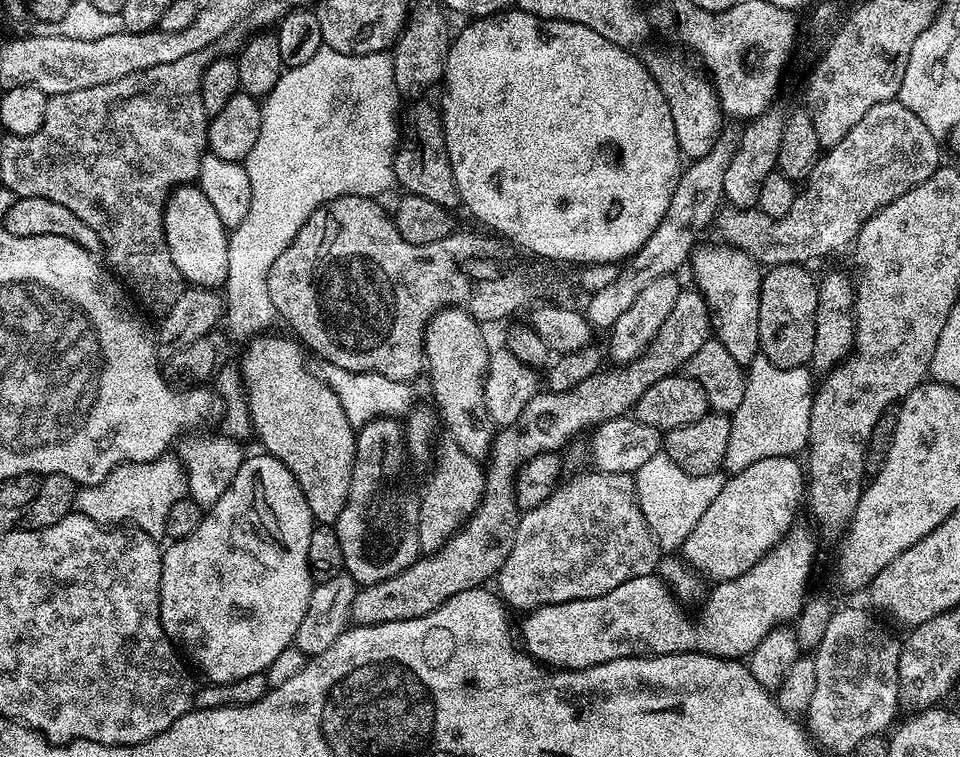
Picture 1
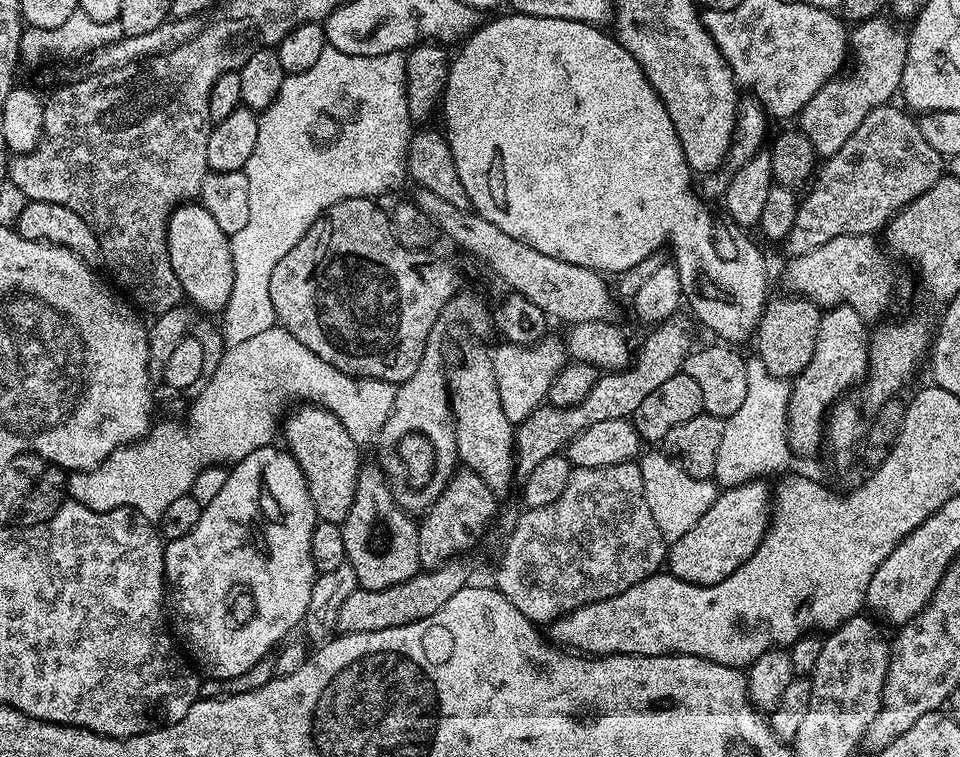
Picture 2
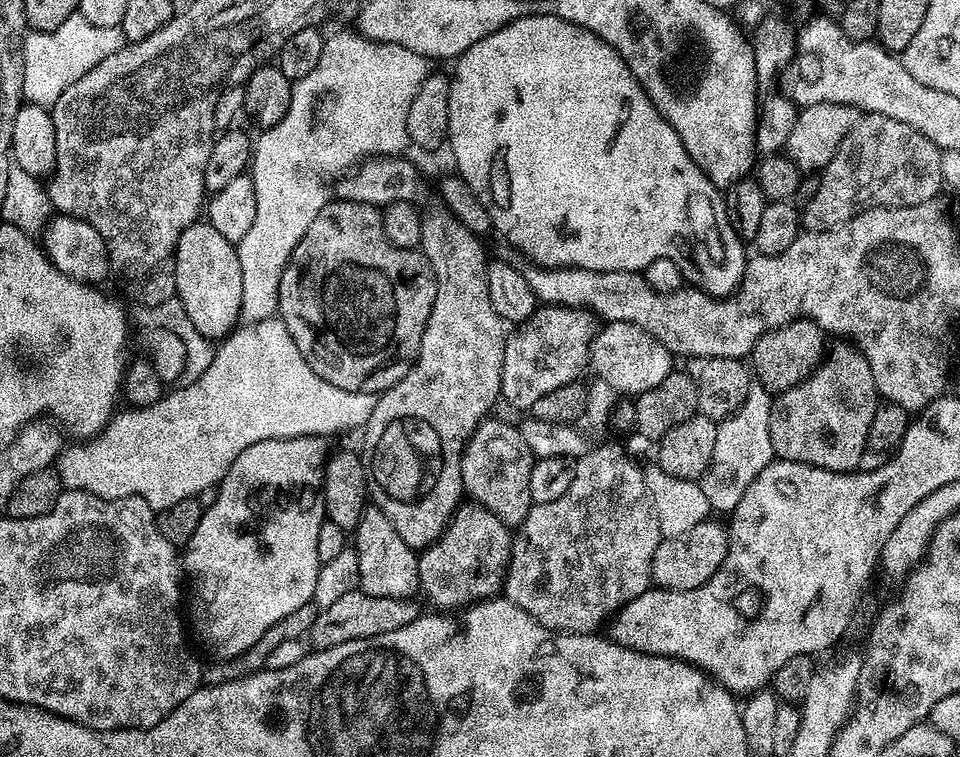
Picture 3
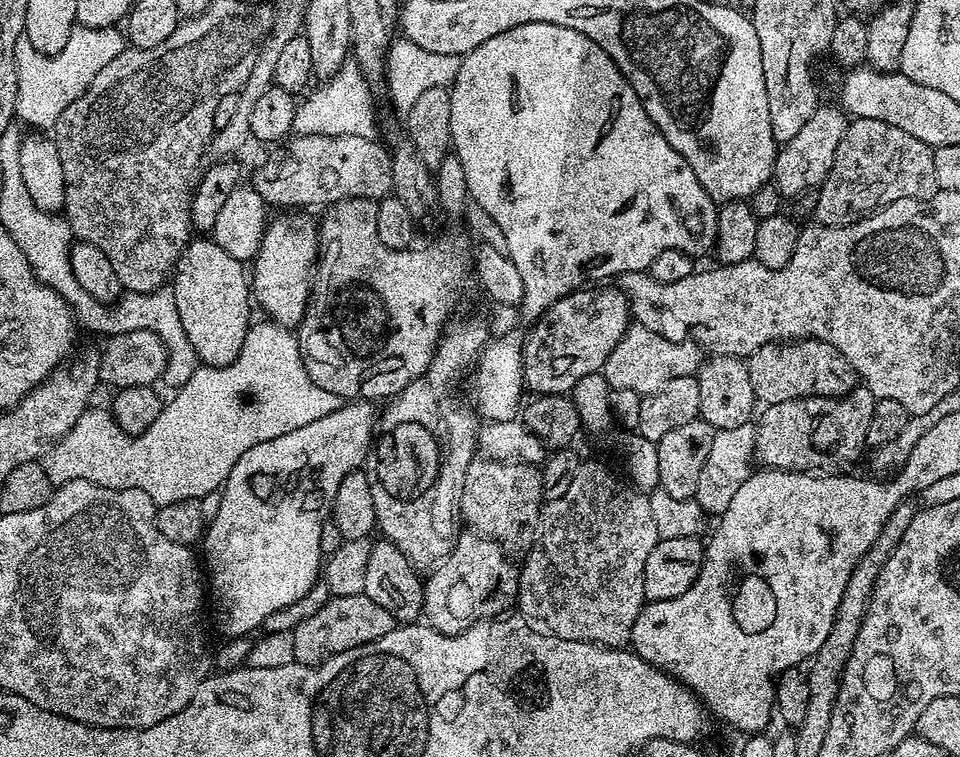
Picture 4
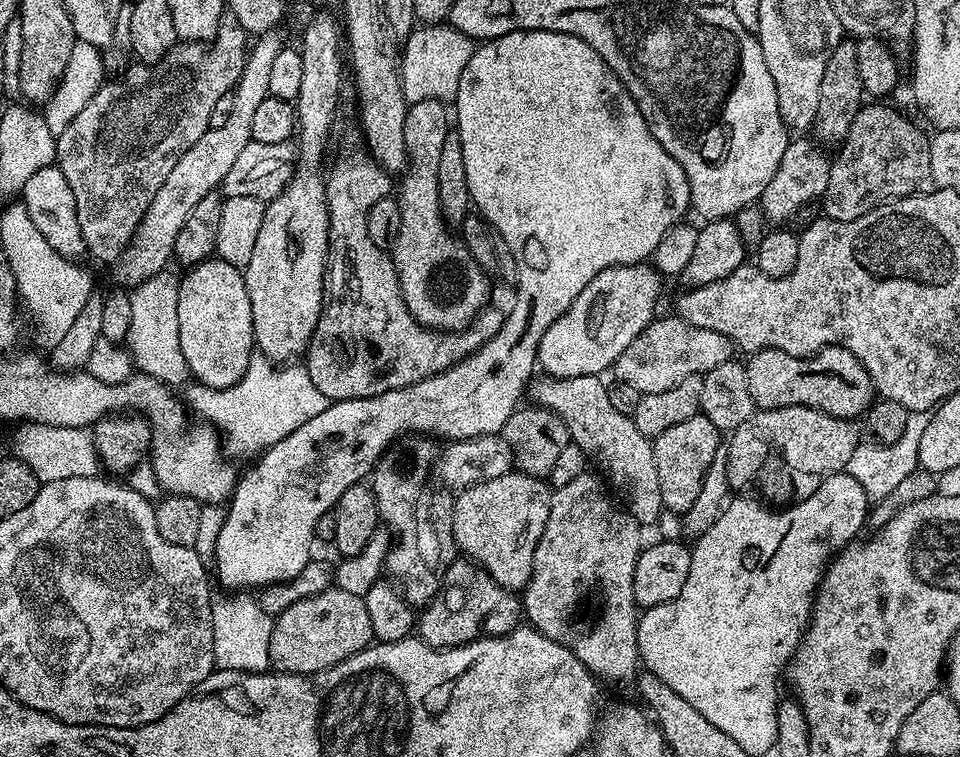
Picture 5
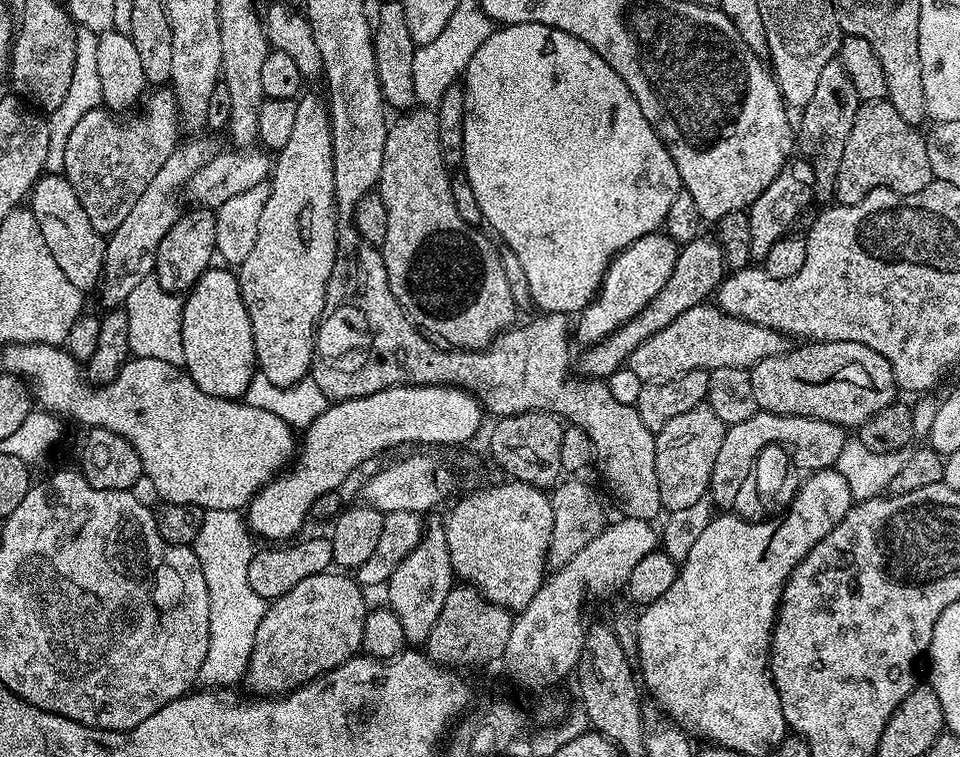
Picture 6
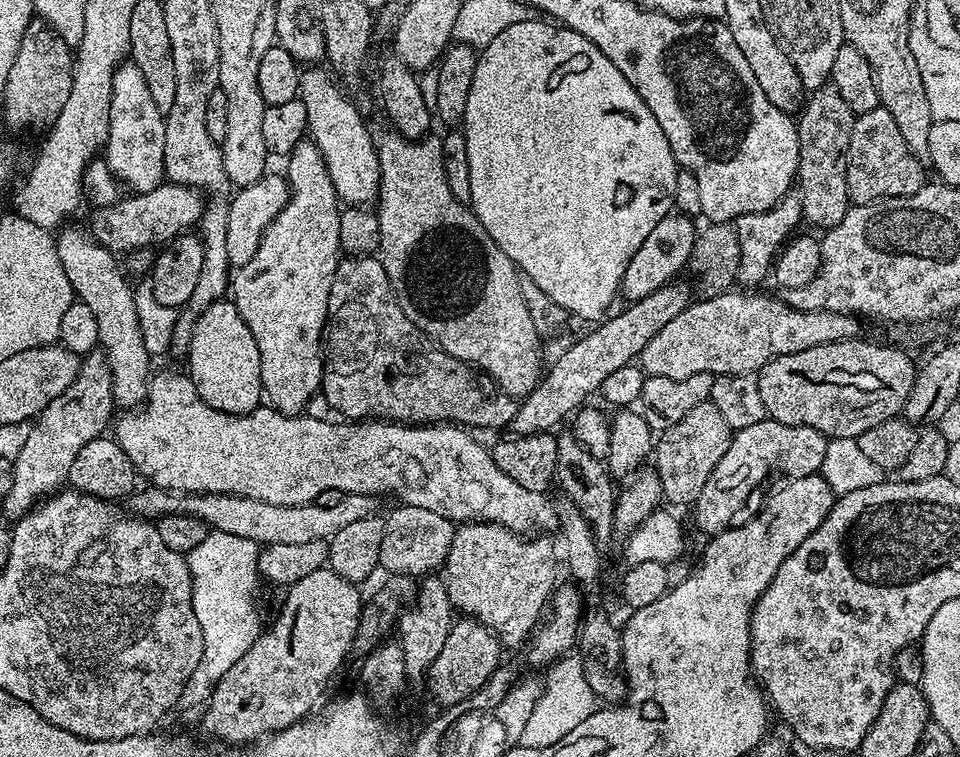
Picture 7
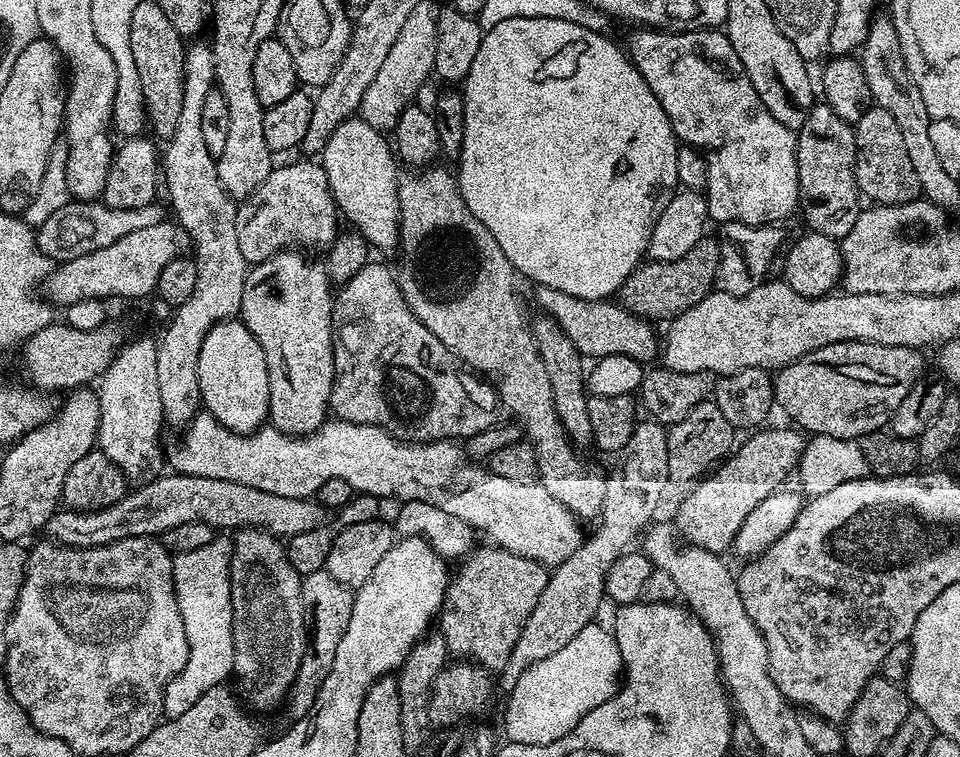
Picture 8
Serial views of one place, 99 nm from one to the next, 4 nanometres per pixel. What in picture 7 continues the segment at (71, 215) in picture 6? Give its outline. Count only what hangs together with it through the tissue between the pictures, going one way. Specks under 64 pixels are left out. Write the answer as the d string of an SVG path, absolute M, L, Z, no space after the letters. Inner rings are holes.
M68 228L64 233L60 232L56 236L56 249L62 270L66 270L66 278L70 278L75 299L86 305L98 322L99 347L106 354L114 382L113 405L120 410L141 407L148 393L150 355L143 342L138 311L135 310L133 285L124 281L114 253L103 248L85 229L83 232L80 228Z

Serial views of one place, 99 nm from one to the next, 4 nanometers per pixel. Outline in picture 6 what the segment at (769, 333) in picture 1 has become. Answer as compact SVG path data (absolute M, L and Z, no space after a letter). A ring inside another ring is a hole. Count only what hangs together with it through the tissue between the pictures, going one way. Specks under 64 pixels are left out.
M808 342L804 348L785 350L778 356L762 358L751 369L752 385L756 407L761 412L778 414L779 416L801 416L811 420L825 420L831 424L839 424L845 430L859 429L874 414L878 414L886 406L897 399L898 389L892 373L892 364L882 358L870 346L862 346L858 342Z

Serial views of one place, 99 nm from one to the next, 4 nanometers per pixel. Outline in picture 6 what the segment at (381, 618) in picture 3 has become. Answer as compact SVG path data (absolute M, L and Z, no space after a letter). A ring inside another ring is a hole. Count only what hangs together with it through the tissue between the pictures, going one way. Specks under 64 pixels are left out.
M329 570L298 582L294 590L271 601L264 609L262 622L258 622L258 634L254 634L254 650L246 673L246 685L252 691L249 693L260 698L279 698L285 692L292 692L311 680L325 676L357 655L362 649L362 626L370 611L364 595L365 589L351 575Z

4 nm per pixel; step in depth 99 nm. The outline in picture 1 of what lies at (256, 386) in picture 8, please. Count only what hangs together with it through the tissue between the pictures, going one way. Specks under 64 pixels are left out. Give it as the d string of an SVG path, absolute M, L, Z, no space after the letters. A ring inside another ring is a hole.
M181 186L173 188L169 193L168 202L164 206L164 233L170 258L174 258L174 266L178 266L189 285L215 289L223 285L230 266L230 232L222 226L214 206L210 206L206 194L202 194L198 186Z

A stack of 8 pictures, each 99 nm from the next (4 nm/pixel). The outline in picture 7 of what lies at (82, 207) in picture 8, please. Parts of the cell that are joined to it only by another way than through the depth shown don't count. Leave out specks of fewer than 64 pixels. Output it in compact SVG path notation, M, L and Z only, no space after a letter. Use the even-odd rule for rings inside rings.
M165 182L154 190L128 194L105 208L96 208L93 211L90 234L103 248L108 248L114 254L131 254L152 246L148 244L163 245L195 229L199 225L205 203L205 193L198 189Z

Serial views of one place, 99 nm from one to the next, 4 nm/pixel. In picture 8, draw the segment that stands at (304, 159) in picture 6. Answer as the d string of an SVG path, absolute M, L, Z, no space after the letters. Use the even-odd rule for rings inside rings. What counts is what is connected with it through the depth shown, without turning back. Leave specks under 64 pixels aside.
M300 250L275 252L271 258L248 269L246 286L242 290L239 319L258 338L258 346L266 354L266 370L270 378L270 406L268 420L271 427L287 436L308 436L321 428L330 416L332 387L336 381L334 366L334 325L332 306L334 285L328 279L323 263L311 260L311 255Z

